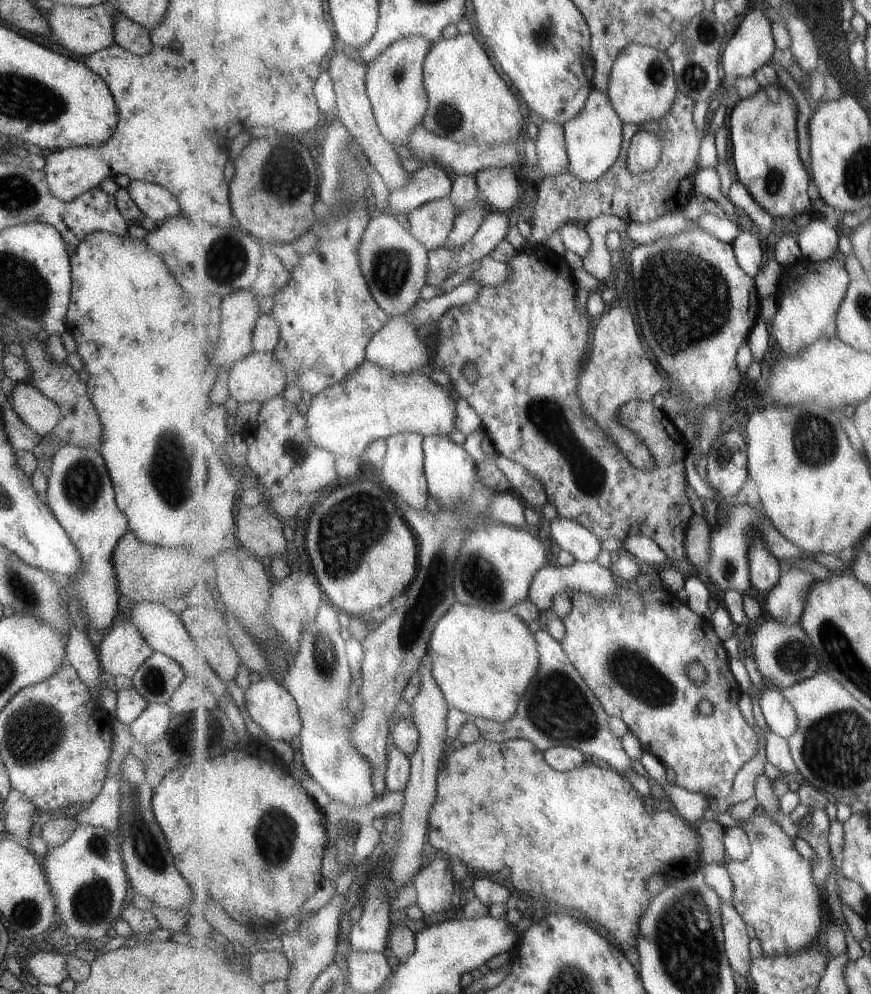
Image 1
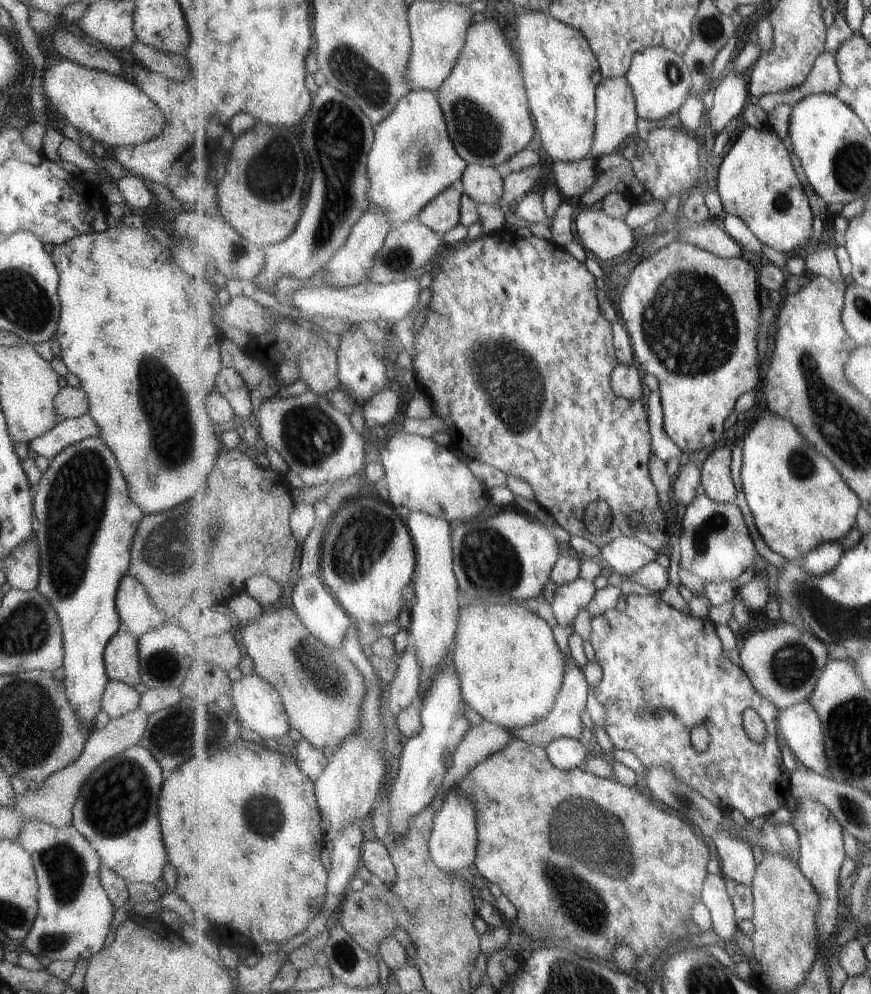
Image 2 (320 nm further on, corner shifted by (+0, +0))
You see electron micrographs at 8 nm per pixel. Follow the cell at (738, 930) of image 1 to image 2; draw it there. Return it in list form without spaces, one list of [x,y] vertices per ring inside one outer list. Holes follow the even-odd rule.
[[[709,875],[705,879],[702,902],[710,913],[714,930],[721,937],[721,941],[733,940],[739,926],[724,876]]]

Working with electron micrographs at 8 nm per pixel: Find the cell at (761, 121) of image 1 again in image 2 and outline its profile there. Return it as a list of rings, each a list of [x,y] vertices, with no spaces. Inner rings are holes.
[[[750,126],[740,128],[733,146],[719,164],[716,190],[720,194],[726,212],[741,218],[763,244],[786,255],[793,254],[797,248],[809,246],[814,218],[809,196],[797,176],[789,149],[779,135],[772,132],[768,126],[761,130]]]

